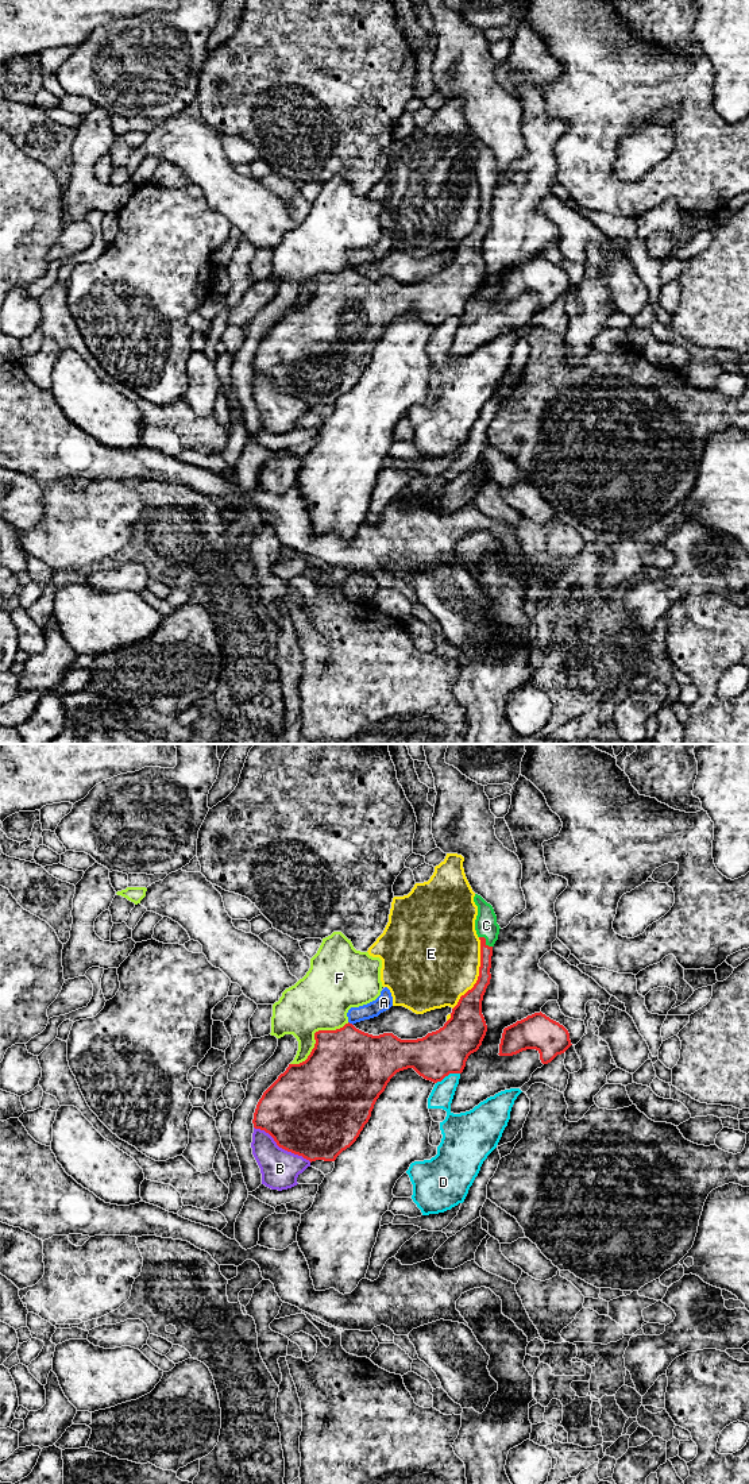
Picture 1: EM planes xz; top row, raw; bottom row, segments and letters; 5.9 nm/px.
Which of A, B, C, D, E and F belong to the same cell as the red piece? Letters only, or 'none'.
C

